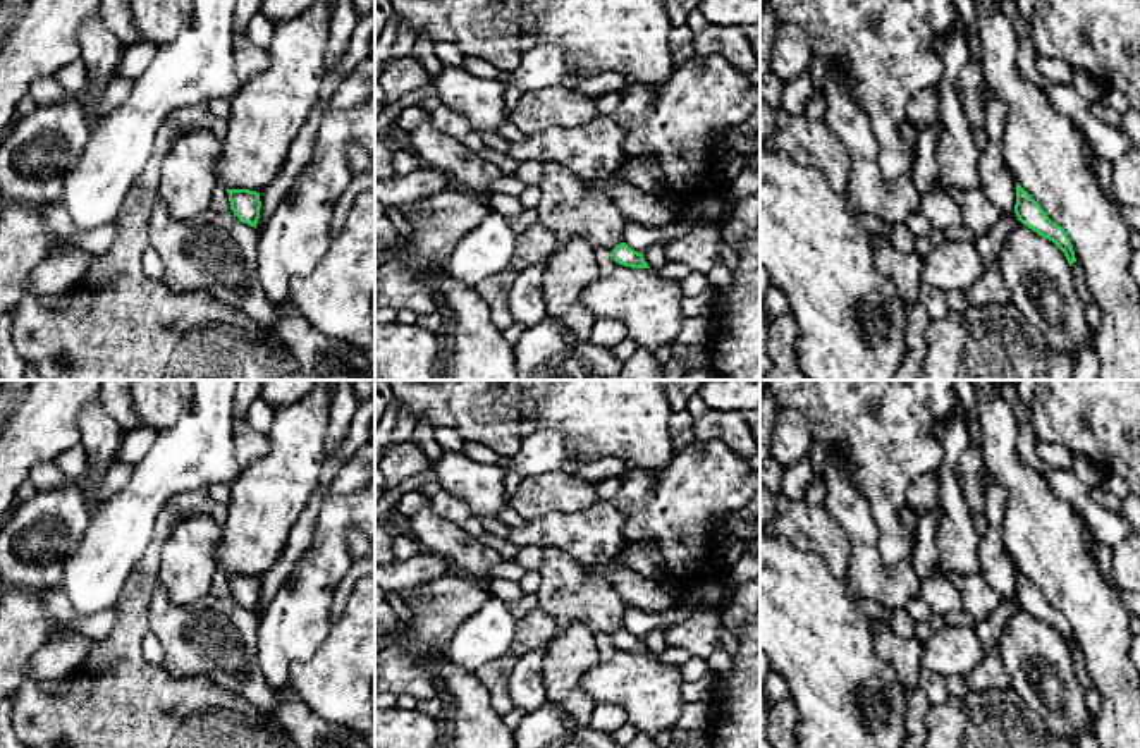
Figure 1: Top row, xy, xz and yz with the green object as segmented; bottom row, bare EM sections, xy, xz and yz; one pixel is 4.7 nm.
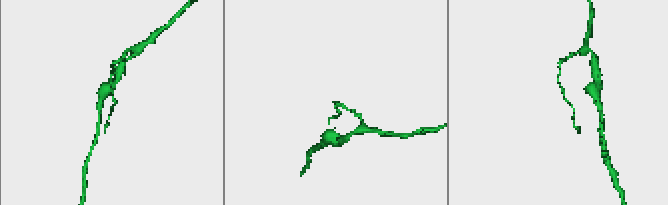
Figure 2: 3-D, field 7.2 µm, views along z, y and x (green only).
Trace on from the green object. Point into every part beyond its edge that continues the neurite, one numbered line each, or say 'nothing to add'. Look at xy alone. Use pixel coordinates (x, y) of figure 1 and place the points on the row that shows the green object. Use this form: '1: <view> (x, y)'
nothing to add

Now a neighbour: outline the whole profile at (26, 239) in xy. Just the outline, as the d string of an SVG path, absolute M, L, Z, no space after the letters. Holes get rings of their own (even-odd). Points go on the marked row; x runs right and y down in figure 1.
M0 205L0 316L17 310L31 270L50 258L55 236L40 206Z

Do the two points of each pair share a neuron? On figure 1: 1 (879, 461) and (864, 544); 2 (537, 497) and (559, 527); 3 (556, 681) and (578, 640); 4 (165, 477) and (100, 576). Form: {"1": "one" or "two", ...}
{"1": "two", "2": "two", "3": "one", "4": "one"}

